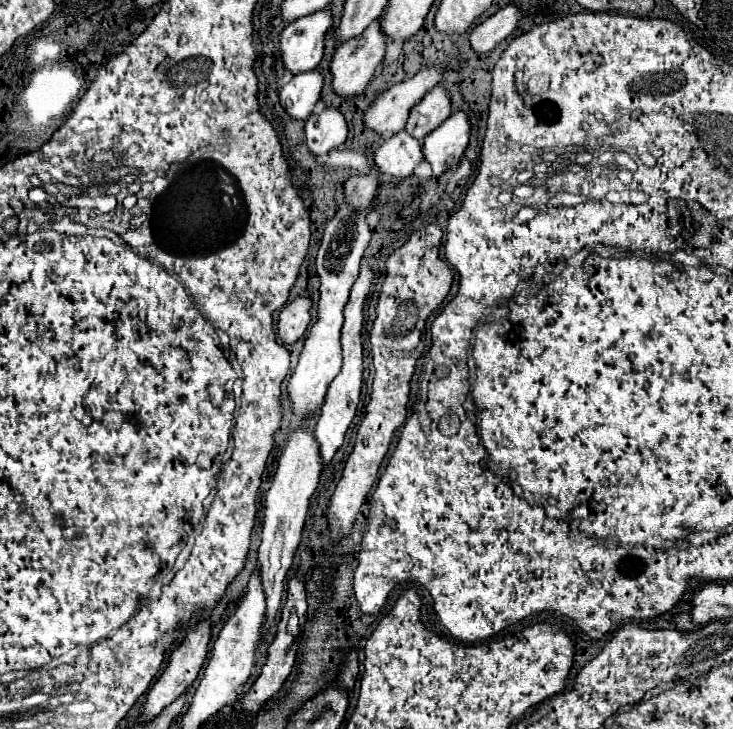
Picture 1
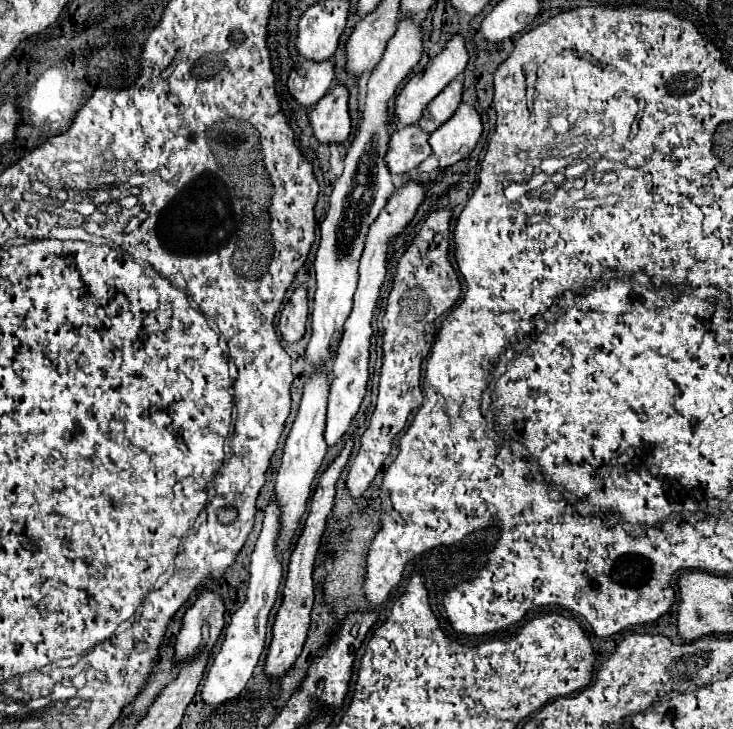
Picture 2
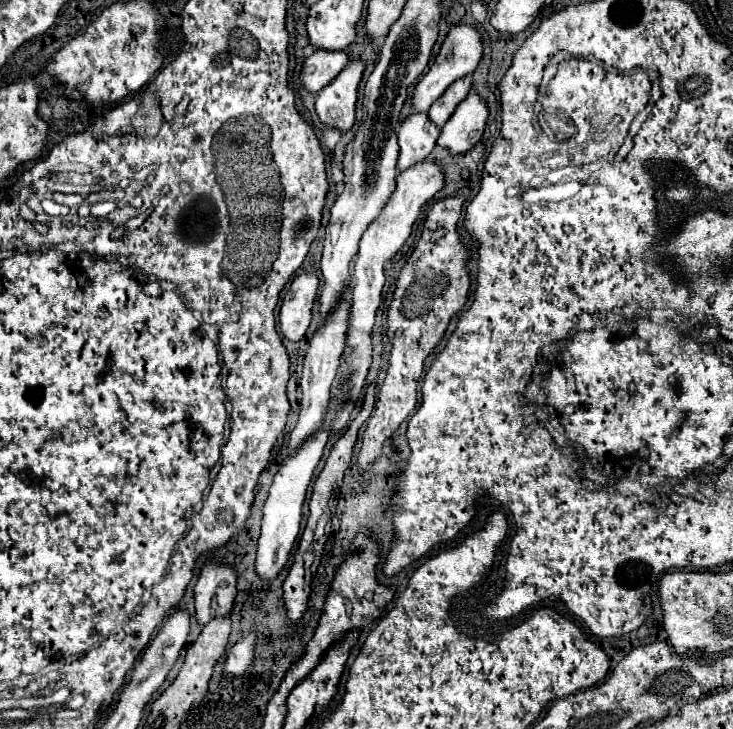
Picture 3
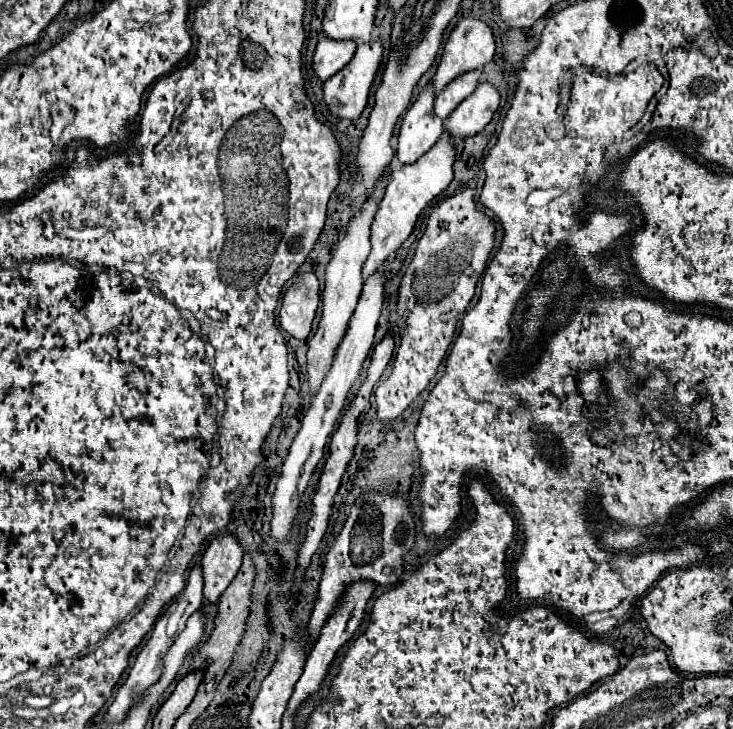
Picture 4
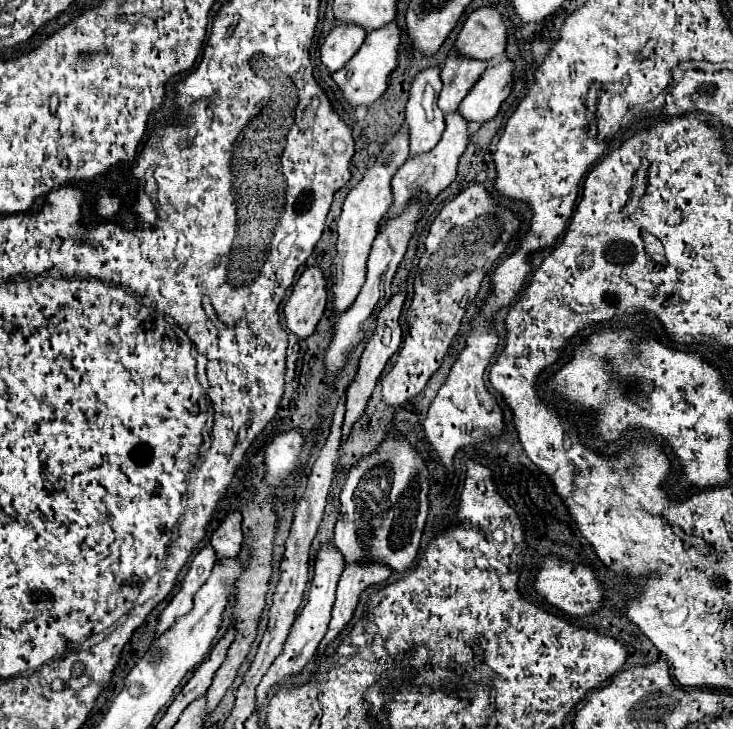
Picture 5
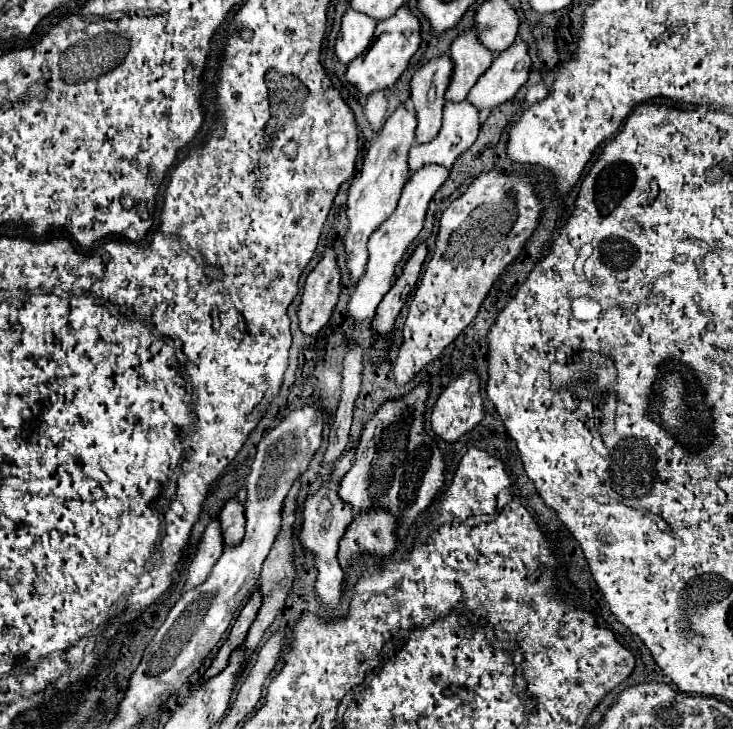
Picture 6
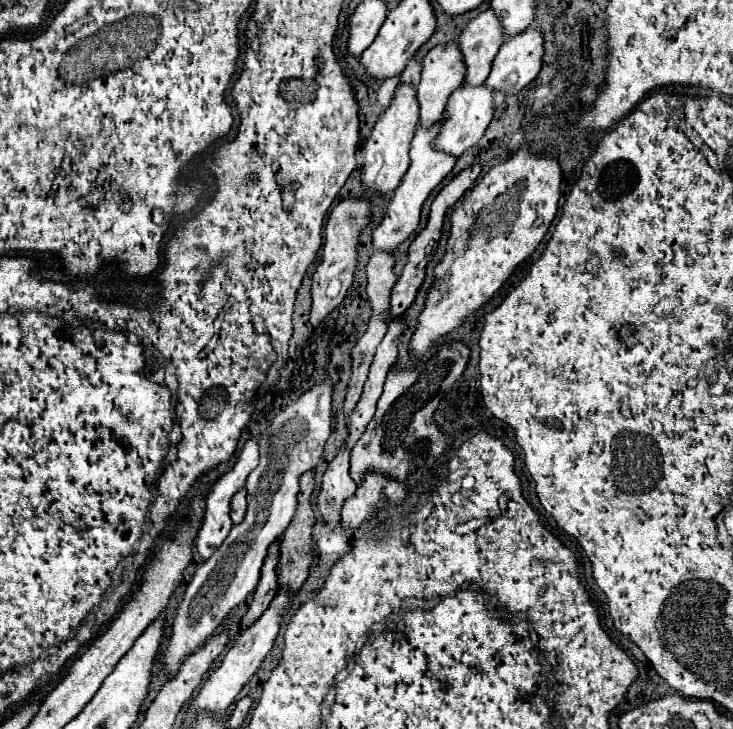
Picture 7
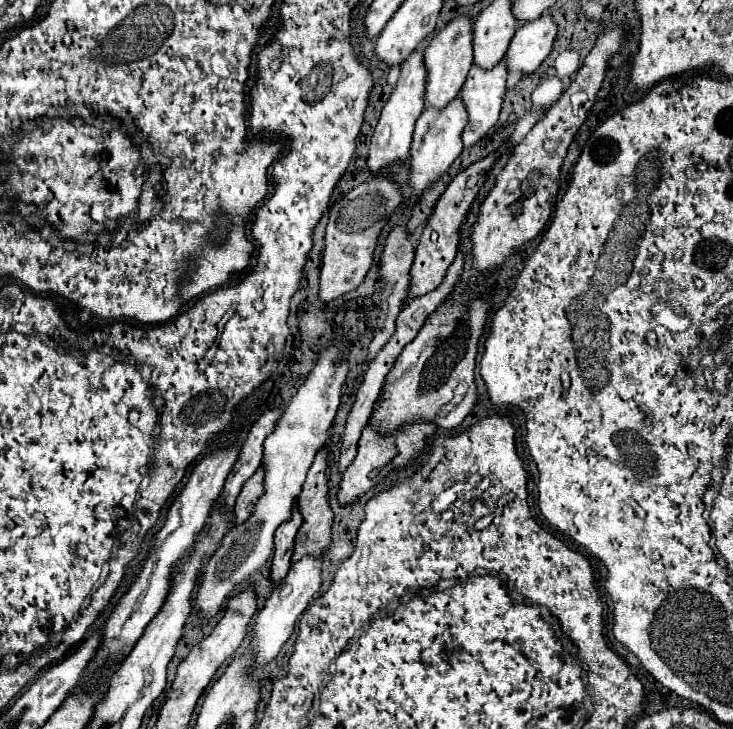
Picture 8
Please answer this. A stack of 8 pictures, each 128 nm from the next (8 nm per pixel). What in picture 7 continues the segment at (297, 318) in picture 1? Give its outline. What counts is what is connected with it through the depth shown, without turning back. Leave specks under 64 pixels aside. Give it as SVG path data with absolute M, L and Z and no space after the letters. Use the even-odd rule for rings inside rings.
M364 196L358 198L346 198L338 202L328 216L326 228L324 228L324 254L322 262L318 264L312 280L312 312L310 312L310 324L318 326L334 308L340 306L344 300L348 288L354 282L356 268L358 268L358 246L362 230L370 224L370 200Z

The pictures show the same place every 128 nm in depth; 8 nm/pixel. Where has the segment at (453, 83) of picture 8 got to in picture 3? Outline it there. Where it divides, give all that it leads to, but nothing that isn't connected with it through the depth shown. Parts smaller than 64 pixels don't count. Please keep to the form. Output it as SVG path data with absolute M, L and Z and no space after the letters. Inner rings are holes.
M426 112L410 114L398 130L398 144L400 144L400 158L398 170L406 170L416 162L424 160L432 148L436 146L440 128L428 118Z

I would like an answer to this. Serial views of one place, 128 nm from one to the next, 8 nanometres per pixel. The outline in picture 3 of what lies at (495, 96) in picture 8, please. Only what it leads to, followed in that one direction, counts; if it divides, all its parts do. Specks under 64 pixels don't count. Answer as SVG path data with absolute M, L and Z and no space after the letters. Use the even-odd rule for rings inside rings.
M426 158L422 162L418 162L416 166L398 172L396 176L396 190L392 192L392 198L386 202L384 210L380 212L380 216L376 220L372 220L372 224L366 228L366 232L362 234L360 240L360 250L358 250L358 258L354 264L354 290L352 290L352 310L350 310L350 328L348 328L348 336L346 336L346 352L344 352L344 362L354 370L354 376L350 380L350 394L352 394L352 402L346 404L340 412L338 418L332 426L332 434L340 432L342 428L346 428L350 414L354 410L354 402L364 386L370 362L372 362L372 344L370 344L370 332L374 326L374 314L378 310L380 304L380 292L384 286L384 264L404 246L404 242L408 240L410 232L412 232L412 224L418 218L420 208L436 194L444 188L446 184L446 176L444 176L444 168Z

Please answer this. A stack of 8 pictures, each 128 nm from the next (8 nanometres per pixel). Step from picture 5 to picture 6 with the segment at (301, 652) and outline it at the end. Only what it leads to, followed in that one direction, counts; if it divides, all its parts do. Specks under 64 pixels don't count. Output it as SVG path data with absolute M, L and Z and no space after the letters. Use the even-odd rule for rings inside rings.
M358 440L354 442L352 448L348 448L340 460L334 462L334 470L328 474L328 478L324 480L324 486L320 486L320 490L316 490L316 494L310 494L306 498L306 504L304 504L304 526L302 526L302 532L300 532L300 540L304 544L304 548L312 550L316 554L316 566L318 566L318 580L316 580L316 594L318 594L318 600L322 602L322 606L328 610L328 608L336 608L338 606L338 598L340 598L340 584L342 584L342 578L344 578L344 572L338 564L338 542L346 530L346 526L350 524L352 520L352 506L348 506L348 502L344 502L338 494L338 488L340 488L340 482L344 478L344 474L352 468L352 462L354 462L354 450L358 446Z

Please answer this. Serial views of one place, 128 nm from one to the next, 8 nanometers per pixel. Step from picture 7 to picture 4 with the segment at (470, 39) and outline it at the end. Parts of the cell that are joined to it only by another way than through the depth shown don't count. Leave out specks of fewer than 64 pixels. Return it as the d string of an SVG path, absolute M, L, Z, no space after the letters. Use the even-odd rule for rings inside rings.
M468 70L464 74L460 74L458 78L454 78L450 84L446 84L446 88L436 96L434 100L434 112L438 118L446 120L450 116L450 112L464 100L468 98L478 82L480 82L482 70Z

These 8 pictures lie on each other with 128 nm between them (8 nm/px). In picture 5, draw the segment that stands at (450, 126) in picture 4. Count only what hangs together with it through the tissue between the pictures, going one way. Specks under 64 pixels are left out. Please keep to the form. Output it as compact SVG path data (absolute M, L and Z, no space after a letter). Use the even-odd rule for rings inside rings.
M508 58L498 66L486 68L486 72L480 76L476 86L462 100L458 112L468 122L492 120L498 114L502 102L512 92L514 86L512 72L514 72L514 62Z

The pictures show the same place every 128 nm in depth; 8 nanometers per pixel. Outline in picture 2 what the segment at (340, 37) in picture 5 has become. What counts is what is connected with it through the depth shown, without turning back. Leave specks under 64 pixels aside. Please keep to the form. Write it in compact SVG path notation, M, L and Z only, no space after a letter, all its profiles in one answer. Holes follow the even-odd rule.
M306 60L300 68L304 78L288 78L288 88L302 106L312 106L330 90L330 84L334 80L334 60Z

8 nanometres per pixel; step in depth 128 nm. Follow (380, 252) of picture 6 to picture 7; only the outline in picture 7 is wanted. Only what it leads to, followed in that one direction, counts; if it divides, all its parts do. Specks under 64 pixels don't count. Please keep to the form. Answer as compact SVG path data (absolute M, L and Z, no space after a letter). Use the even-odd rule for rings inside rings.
M444 118L442 122L438 122L436 126L432 126L432 130L424 130L424 126L416 126L416 134L414 134L414 140L410 144L410 168L408 172L404 174L400 186L396 188L394 192L394 198L392 202L388 204L386 208L386 214L384 214L384 220L382 224L374 230L374 248L380 248L380 250L386 250L386 252L392 252L398 248L400 242L404 242L418 226L420 222L420 208L424 204L424 200L428 198L428 194L450 174L450 170L454 168L456 164L456 156L452 154L444 154L442 150L436 150L434 146L434 140L436 140L436 132L440 134L440 126L444 124Z

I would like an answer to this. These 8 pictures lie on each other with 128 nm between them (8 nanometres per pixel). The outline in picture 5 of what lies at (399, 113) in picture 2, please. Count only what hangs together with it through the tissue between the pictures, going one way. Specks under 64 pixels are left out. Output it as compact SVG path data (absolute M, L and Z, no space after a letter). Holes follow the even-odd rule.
M482 6L464 22L454 48L466 58L492 60L504 54L506 40L506 26L500 12L494 6Z

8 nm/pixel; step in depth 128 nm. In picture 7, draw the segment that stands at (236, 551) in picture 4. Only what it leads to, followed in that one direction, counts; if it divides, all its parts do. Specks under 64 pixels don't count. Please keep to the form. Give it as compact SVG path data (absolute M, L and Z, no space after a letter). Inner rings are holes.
M244 488L234 494L230 508L232 508L232 512L230 512L232 522L234 522L234 524L240 524L242 518L244 518L244 514L246 514L246 490L244 490Z

